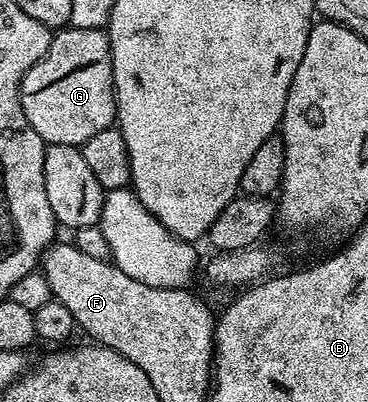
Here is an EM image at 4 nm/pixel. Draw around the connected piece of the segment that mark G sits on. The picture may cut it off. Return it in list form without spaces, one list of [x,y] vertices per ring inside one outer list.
[[[71,25],[57,30],[44,57],[24,74],[20,82],[20,100],[26,121],[43,137],[45,144],[61,143],[80,147],[94,133],[116,123],[116,86],[112,80],[112,50],[101,29],[78,29]]]

